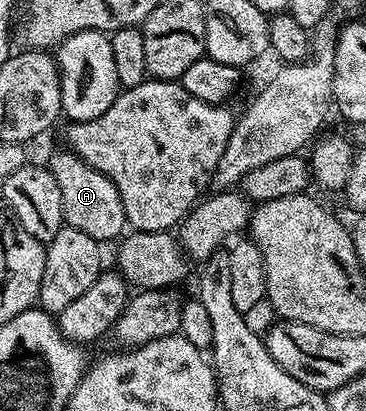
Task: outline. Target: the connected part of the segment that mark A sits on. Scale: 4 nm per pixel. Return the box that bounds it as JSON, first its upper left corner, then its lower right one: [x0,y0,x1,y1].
[47,148,127,244]

